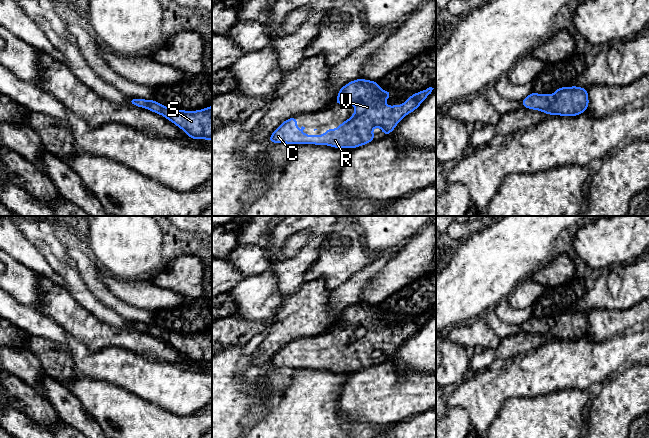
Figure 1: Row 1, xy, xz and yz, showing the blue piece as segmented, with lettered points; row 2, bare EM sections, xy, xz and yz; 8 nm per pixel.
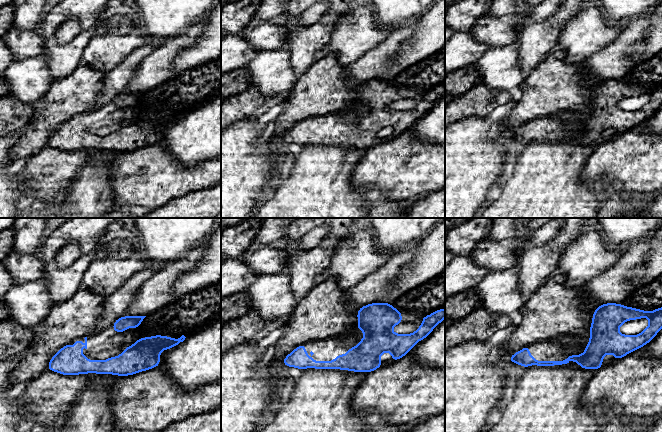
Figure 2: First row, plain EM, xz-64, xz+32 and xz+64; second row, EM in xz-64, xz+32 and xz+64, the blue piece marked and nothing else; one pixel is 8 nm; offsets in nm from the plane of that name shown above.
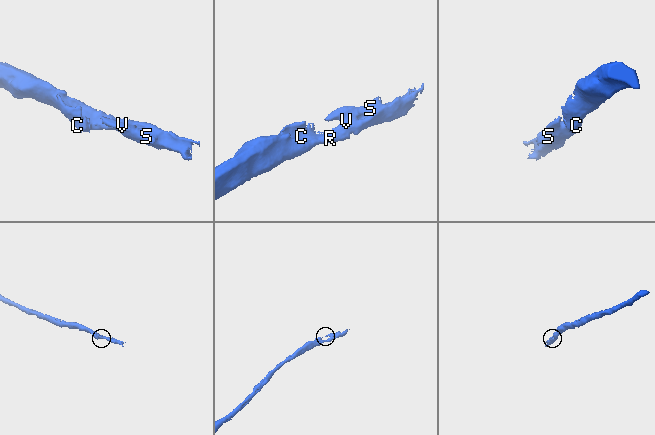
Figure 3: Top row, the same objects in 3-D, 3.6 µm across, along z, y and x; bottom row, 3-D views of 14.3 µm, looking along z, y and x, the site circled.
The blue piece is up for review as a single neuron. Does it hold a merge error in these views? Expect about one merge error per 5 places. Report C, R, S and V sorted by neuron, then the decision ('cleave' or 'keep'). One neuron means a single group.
C R S V | keep

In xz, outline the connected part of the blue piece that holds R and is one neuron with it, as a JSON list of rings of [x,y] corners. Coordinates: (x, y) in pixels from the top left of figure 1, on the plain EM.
[[[366,303],[353,304],[342,312],[339,313],[339,318],[335,324],[335,328],[345,329],[351,328],[356,331],[353,339],[346,345],[342,346],[337,353],[326,353],[324,359],[304,359],[303,354],[297,354],[296,340],[285,344],[268,362],[272,367],[288,367],[291,369],[296,368],[315,368],[315,369],[328,369],[334,372],[356,372],[373,366],[375,359],[372,353],[379,350],[382,352],[381,356],[388,359],[394,354],[397,348],[409,337],[416,334],[420,328],[429,320],[434,312],[429,311],[423,315],[417,316],[406,322],[403,329],[387,330],[384,325],[391,319],[391,315],[383,315],[378,310],[378,305],[369,305]]]

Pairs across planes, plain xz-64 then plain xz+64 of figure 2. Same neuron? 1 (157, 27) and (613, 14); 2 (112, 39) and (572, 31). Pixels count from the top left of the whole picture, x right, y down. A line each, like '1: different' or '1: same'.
1: same
2: same

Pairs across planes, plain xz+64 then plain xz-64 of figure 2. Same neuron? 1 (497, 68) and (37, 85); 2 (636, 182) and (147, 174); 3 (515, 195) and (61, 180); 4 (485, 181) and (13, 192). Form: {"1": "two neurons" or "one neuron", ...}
{"1": "one neuron", "2": "one neuron", "3": "two neurons", "4": "one neuron"}

